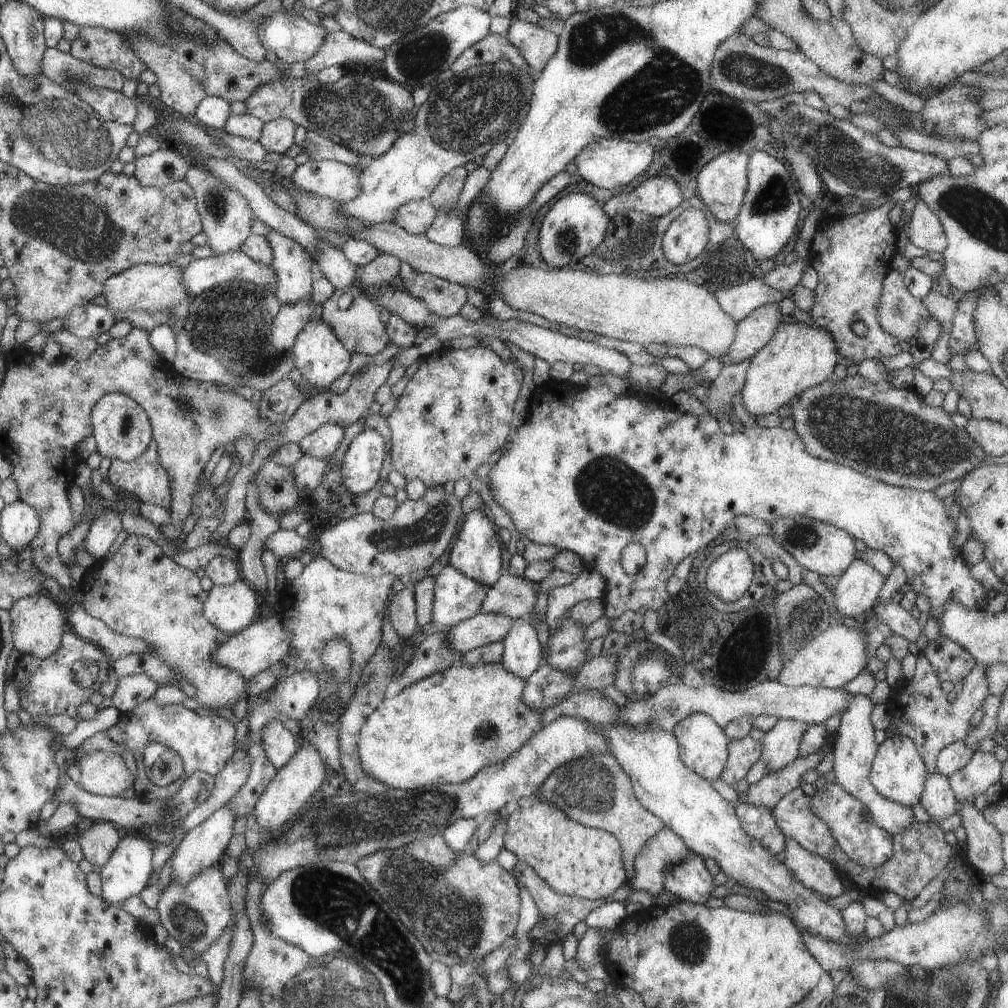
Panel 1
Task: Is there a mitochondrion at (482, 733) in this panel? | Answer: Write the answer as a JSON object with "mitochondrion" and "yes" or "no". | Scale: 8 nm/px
{"mitochondrion":"yes"}

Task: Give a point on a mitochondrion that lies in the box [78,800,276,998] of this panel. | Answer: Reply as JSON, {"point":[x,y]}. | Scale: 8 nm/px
{"point":[188,923]}

